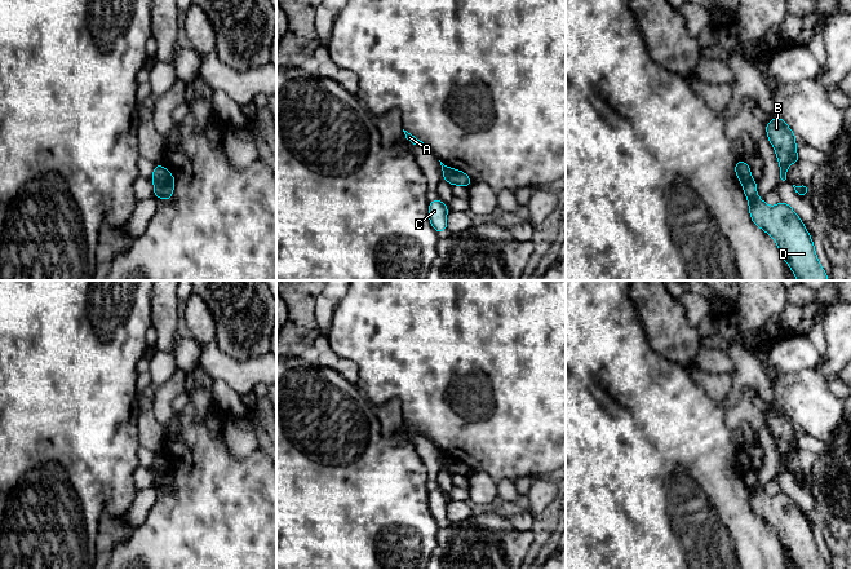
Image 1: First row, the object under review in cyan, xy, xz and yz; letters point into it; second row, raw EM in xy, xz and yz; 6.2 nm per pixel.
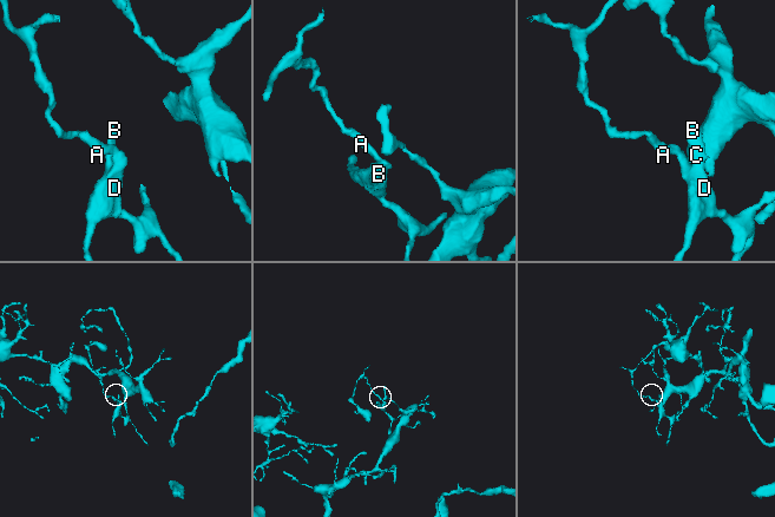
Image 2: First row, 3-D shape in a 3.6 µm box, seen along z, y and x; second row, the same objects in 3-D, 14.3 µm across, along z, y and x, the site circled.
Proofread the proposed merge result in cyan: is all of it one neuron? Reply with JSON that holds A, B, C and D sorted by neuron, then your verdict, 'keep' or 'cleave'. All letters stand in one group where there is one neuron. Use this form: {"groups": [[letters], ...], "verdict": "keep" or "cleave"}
{"groups": [["A"], ["B", "C", "D"]], "verdict": "cleave"}

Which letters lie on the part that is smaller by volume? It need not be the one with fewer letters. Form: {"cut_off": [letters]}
{"cut_off": ["A"]}

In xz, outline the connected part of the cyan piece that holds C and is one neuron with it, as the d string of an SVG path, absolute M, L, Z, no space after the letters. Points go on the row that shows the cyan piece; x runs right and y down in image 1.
M440 199L429 203L429 220L436 234L447 230L447 211L448 206Z

